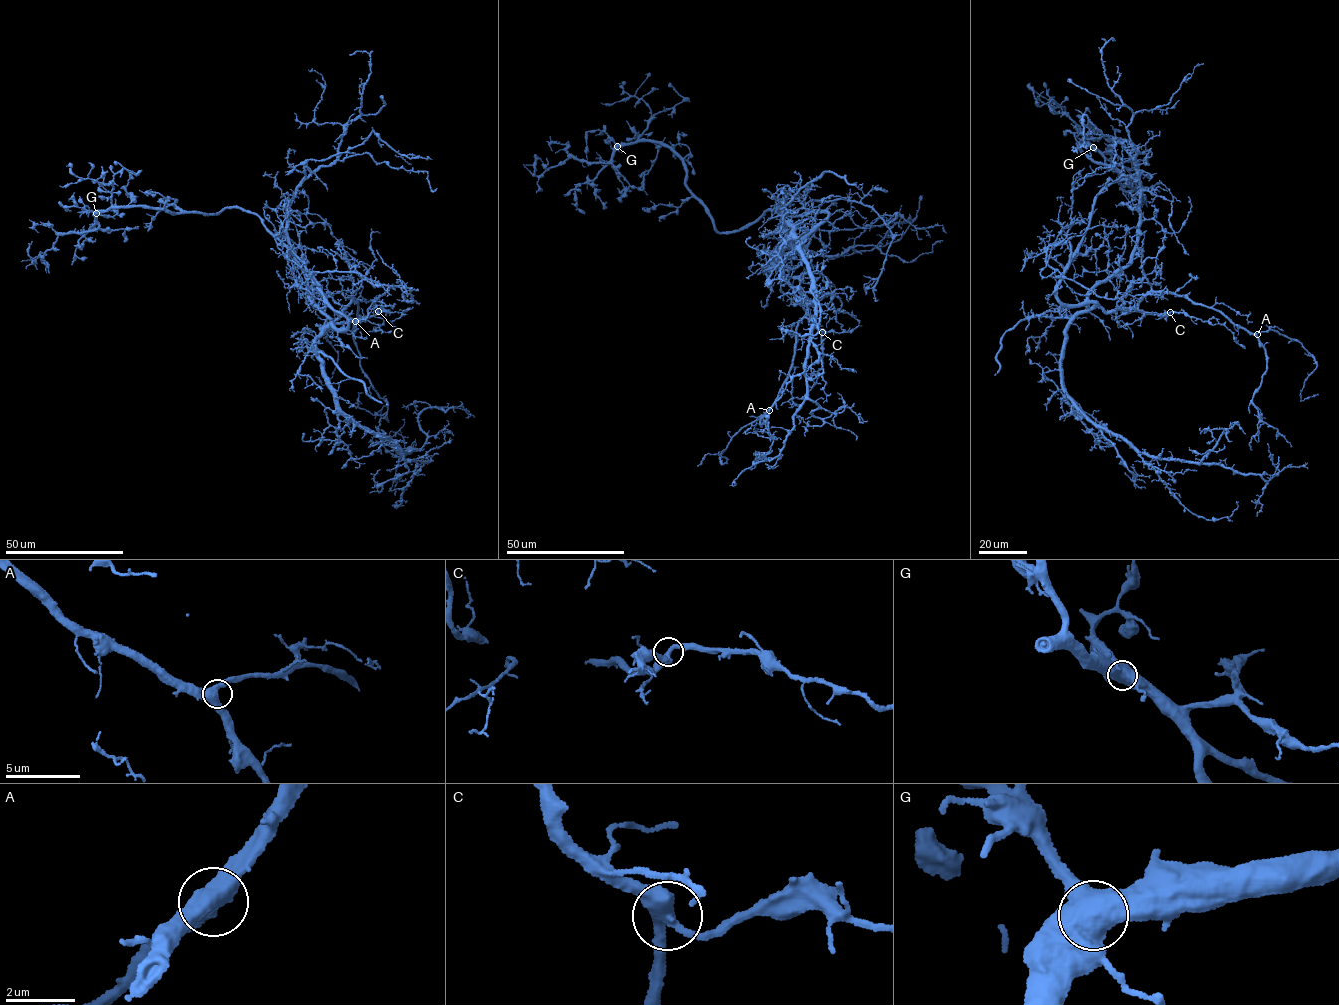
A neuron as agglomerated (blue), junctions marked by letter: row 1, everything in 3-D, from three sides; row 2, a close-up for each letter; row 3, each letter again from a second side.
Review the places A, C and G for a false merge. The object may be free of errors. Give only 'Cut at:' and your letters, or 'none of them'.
Cut at: none of them

